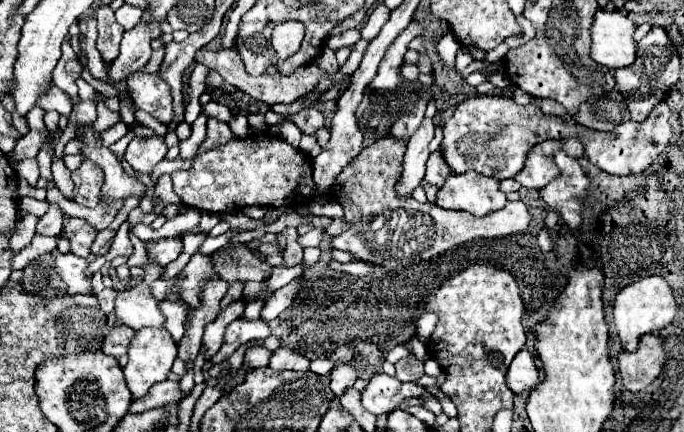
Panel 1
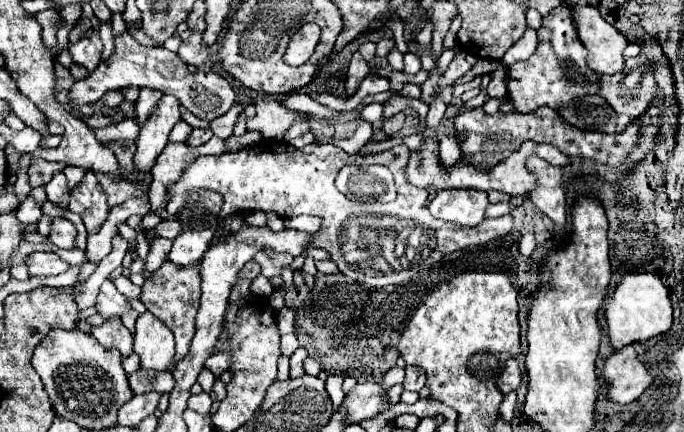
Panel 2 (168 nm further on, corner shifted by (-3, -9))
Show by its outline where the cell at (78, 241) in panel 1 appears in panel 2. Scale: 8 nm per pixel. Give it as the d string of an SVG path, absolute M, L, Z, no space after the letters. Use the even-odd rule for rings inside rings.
M53 219L53 229L49 237L59 249L75 249L77 229L69 219Z

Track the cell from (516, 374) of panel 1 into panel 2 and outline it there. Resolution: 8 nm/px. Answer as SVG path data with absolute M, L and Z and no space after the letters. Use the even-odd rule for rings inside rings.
M509 359L505 363L505 371L497 379L497 387L501 389L501 393L511 393L517 391L521 383L523 383L523 371L519 369L519 363L515 359Z

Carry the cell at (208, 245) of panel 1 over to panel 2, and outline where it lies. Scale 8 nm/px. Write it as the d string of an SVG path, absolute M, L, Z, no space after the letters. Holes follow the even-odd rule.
M105 281L101 285L99 297L97 297L97 307L105 319L111 319L111 317L121 319L125 313L131 311L131 303L117 289L111 289L111 281Z

